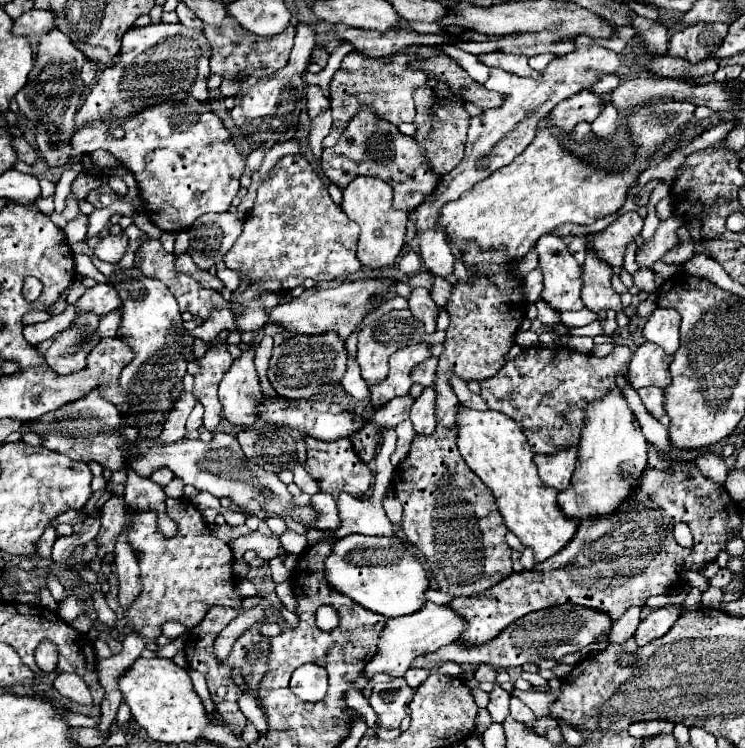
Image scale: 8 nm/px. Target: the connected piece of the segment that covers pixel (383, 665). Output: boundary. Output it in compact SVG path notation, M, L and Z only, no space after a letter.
M427 602L419 612L411 616L391 618L387 620L387 626L379 638L379 652L365 666L365 676L371 678L381 672L387 672L391 676L405 676L415 656L435 652L445 644L453 644L455 640L461 638L465 628L467 628L467 622L463 622L463 618L455 610L451 610L451 606L437 606L433 602Z

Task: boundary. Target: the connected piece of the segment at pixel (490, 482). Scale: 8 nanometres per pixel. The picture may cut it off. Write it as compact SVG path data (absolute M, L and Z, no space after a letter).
M459 406L457 426L457 446L463 460L481 478L481 482L491 488L505 526L521 540L523 546L533 550L535 560L543 562L565 548L565 544L575 536L579 522L567 520L567 516L559 512L559 492L539 480L533 462L533 450L515 420L495 410L475 412Z

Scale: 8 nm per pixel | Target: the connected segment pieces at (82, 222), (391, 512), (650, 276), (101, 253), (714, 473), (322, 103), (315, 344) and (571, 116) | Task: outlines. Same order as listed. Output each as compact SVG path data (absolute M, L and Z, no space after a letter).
M79 214L75 220L67 222L67 226L65 226L63 232L65 232L67 244L75 244L75 242L85 240L85 234L87 234L87 216Z
M389 490L387 494L385 494L385 498L383 498L383 508L385 508L385 512L387 512L387 518L393 522L393 524L401 524L401 514L403 514L403 506L401 506L401 502L397 500L397 496L395 496L395 492L393 490Z
M639 268L639 270L633 274L633 282L635 282L635 286L637 286L641 292L647 292L647 294L657 292L655 274L653 274L651 268Z
M121 232L117 236L105 236L99 240L99 244L93 248L93 254L103 260L103 262L119 262L121 256L125 254L125 248L127 248L127 236Z
M705 452L697 458L697 468L711 480L715 482L725 482L729 470L727 470L727 464L723 460L723 456L719 454L713 454L713 452Z
M309 84L307 86L307 112L309 112L309 116L313 118L325 110L329 110L329 98L325 96L325 92L319 86Z
M335 332L321 336L293 336L273 348L269 366L269 382L277 392L287 392L287 398L321 398L333 394L345 374L347 350Z
M583 90L563 102L559 102L549 118L545 120L547 126L573 130L579 122L593 122L603 110L603 104L599 98L595 98L589 90Z

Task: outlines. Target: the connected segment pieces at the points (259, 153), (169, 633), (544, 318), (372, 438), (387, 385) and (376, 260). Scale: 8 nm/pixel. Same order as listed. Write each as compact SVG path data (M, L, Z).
M263 144L259 150L255 150L255 152L251 152L247 156L247 172L257 172L259 170L261 160L263 160L263 154L265 154L267 148L269 148L269 144Z
M170 621L163 625L162 633L169 638L177 638L179 635L184 633L186 627L179 622Z
M538 299L535 303L538 309L537 318L545 325L554 325L560 323L560 313L553 310L547 303L542 299Z
M367 424L363 430L351 434L351 442L355 446L355 452L359 454L359 458L363 462L371 462L375 458L375 452L377 452L377 446L383 438L383 430L385 428L379 428L377 424Z
M413 344L397 350L389 360L389 374L383 382L369 386L371 406L381 408L395 396L405 396L411 384L411 370L431 356L427 344Z
M359 176L347 188L343 188L343 206L341 208L349 216L349 220L357 222L361 228L361 236L359 236L359 244L357 244L357 258L363 266L383 268L387 264L393 264L397 254L403 248L409 214L405 214L401 210L393 210L391 200L393 200L393 188L379 178Z

